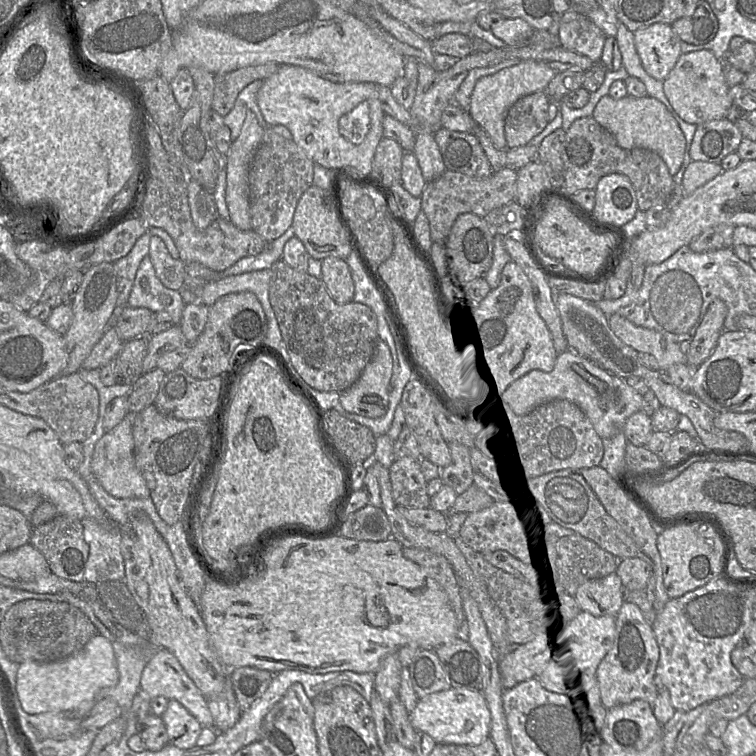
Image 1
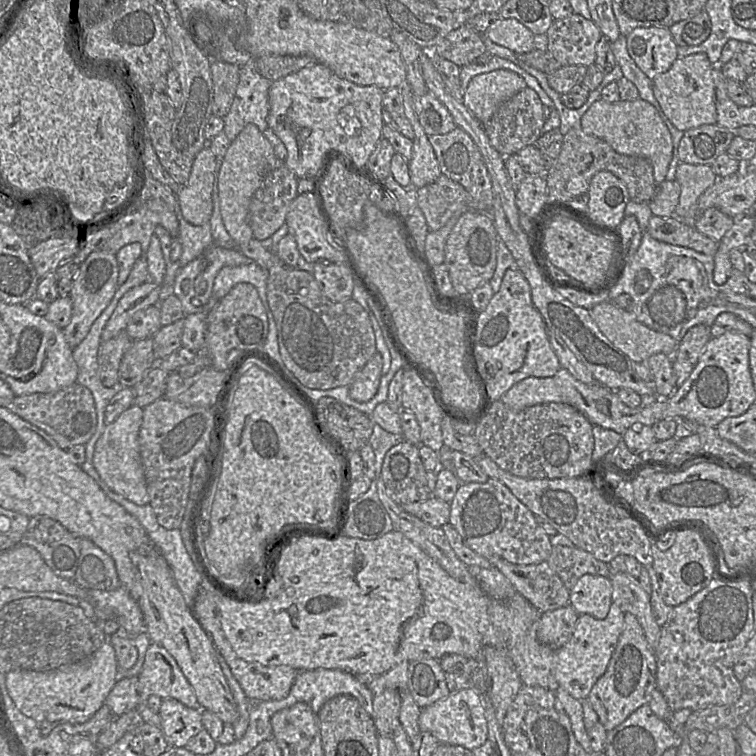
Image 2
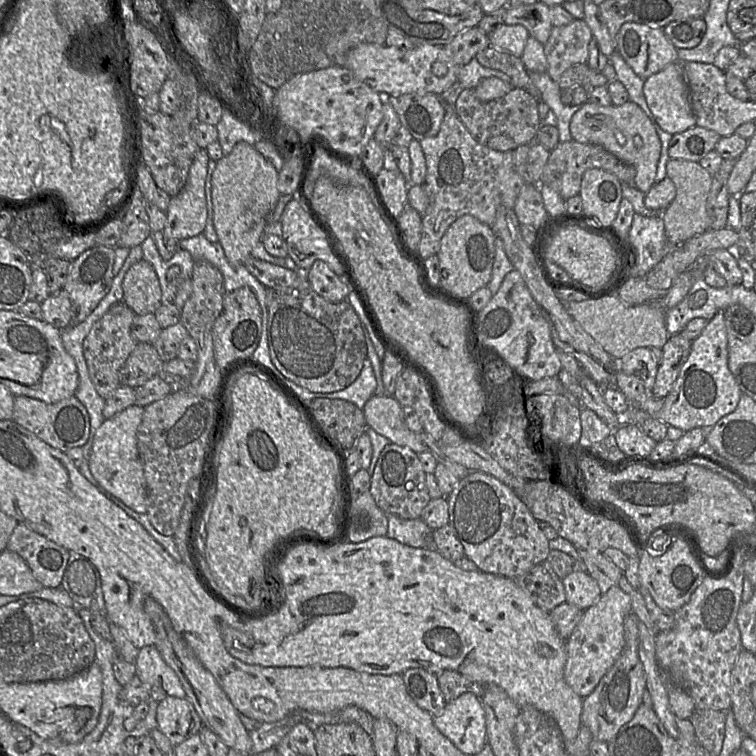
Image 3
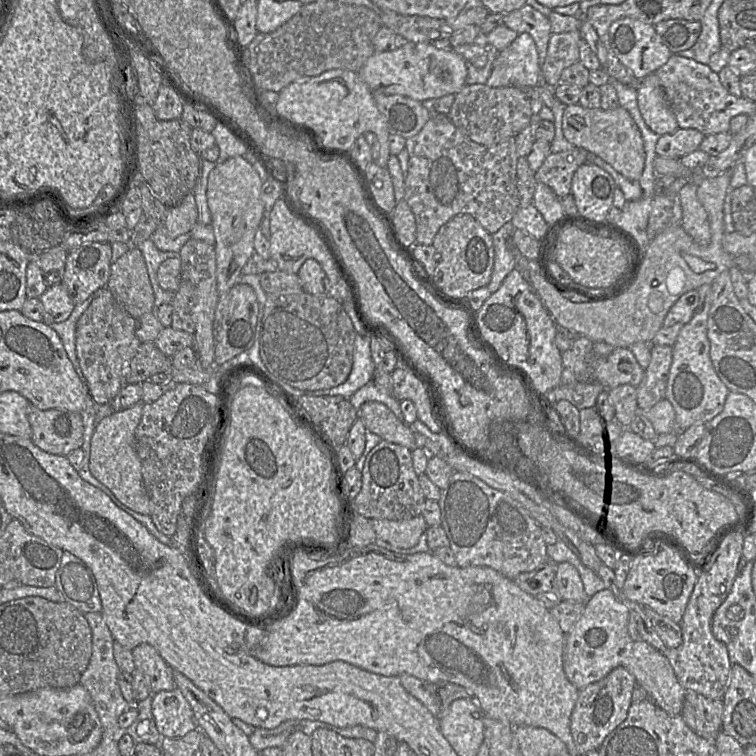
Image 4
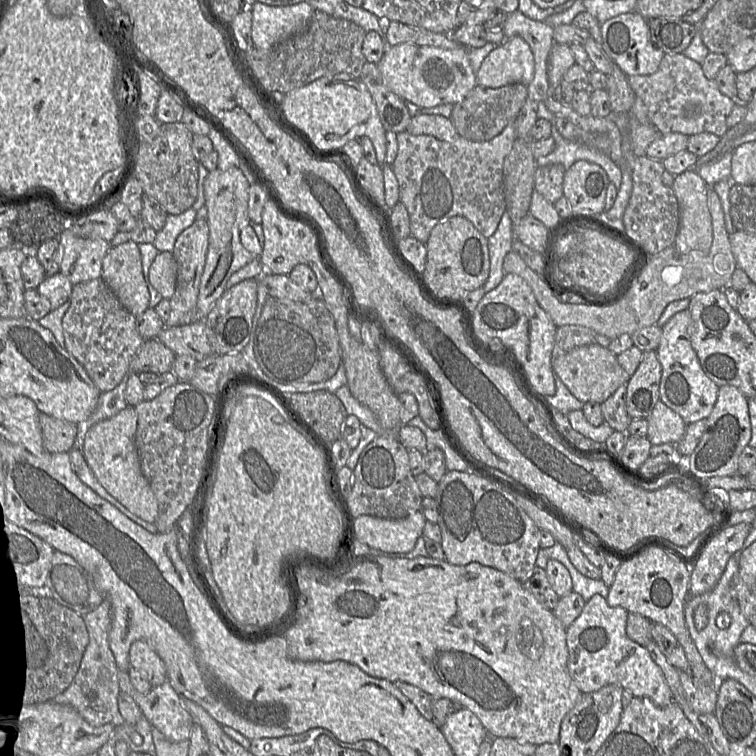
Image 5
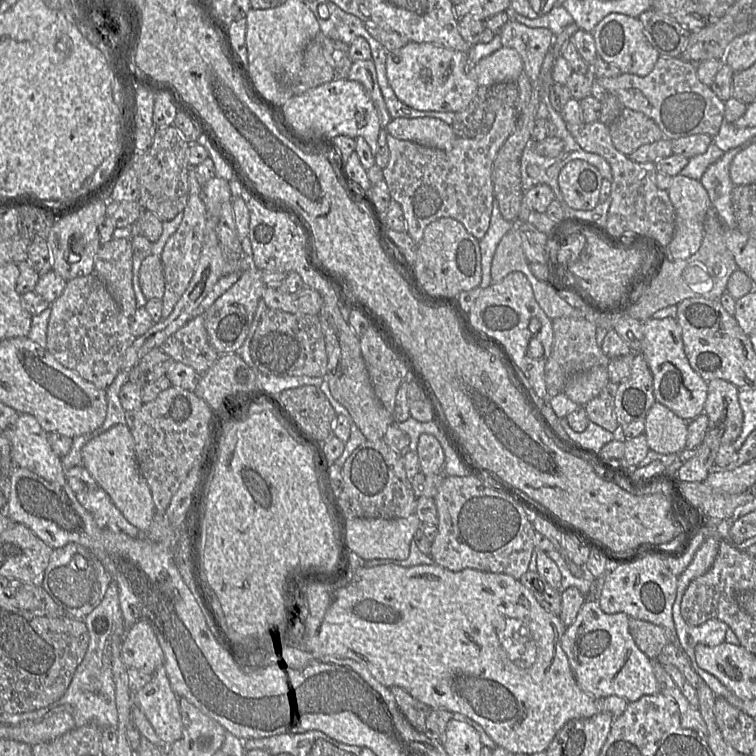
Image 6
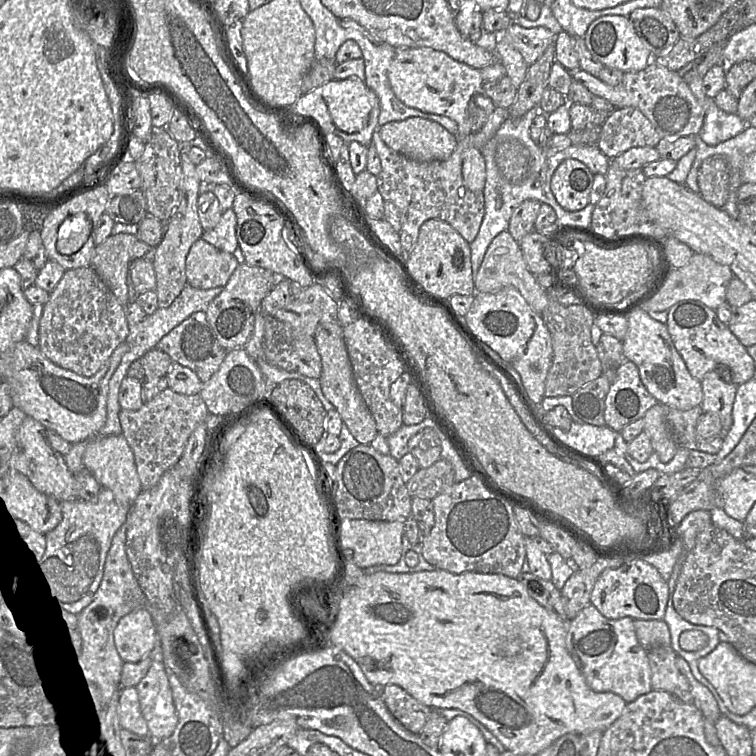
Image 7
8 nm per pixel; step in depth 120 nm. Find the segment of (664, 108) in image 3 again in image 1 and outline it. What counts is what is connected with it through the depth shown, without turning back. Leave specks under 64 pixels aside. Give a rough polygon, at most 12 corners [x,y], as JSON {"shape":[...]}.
{"shape":[[682,53],[663,81],[679,117],[730,118],[724,62]]}

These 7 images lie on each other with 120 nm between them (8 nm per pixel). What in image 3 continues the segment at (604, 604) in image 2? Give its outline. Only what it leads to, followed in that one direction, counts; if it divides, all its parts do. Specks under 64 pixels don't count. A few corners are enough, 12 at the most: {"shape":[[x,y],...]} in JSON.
{"shape":[[587,572],[561,581],[566,602],[582,610],[602,595]]}

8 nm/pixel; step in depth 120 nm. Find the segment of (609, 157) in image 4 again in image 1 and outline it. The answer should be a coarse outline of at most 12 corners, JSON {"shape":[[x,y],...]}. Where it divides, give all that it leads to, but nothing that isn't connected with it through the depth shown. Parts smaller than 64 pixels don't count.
{"shape":[[607,94],[592,117],[620,147],[681,168],[686,138],[658,99]]}

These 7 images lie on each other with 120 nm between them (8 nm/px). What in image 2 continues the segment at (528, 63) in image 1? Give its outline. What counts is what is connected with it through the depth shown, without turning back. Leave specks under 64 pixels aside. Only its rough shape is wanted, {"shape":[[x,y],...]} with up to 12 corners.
{"shape":[[506,69],[470,80],[463,103],[484,124],[526,87]]}

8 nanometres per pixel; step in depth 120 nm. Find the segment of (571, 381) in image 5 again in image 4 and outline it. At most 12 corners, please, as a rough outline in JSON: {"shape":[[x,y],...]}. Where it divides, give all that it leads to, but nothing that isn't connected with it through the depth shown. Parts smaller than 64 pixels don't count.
{"shape":[[576,339],[561,353],[576,381],[637,387],[645,372],[629,348],[595,355]]}

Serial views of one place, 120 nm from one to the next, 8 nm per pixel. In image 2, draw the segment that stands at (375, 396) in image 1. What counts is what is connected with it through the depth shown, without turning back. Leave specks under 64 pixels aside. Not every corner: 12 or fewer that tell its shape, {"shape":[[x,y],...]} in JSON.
{"shape":[[376,352],[349,385],[352,399],[375,396],[382,376]]}

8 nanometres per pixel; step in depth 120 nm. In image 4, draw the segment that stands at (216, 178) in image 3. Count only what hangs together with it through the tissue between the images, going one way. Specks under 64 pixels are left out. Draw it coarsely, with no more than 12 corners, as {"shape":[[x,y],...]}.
{"shape":[[243,157],[208,176],[219,296],[255,252],[263,182]]}

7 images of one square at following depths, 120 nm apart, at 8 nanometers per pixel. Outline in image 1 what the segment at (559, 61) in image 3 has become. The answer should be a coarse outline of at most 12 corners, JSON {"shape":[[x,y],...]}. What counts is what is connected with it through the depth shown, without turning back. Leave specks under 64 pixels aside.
{"shape":[[581,11],[559,18],[561,47],[599,63],[606,34]]}

